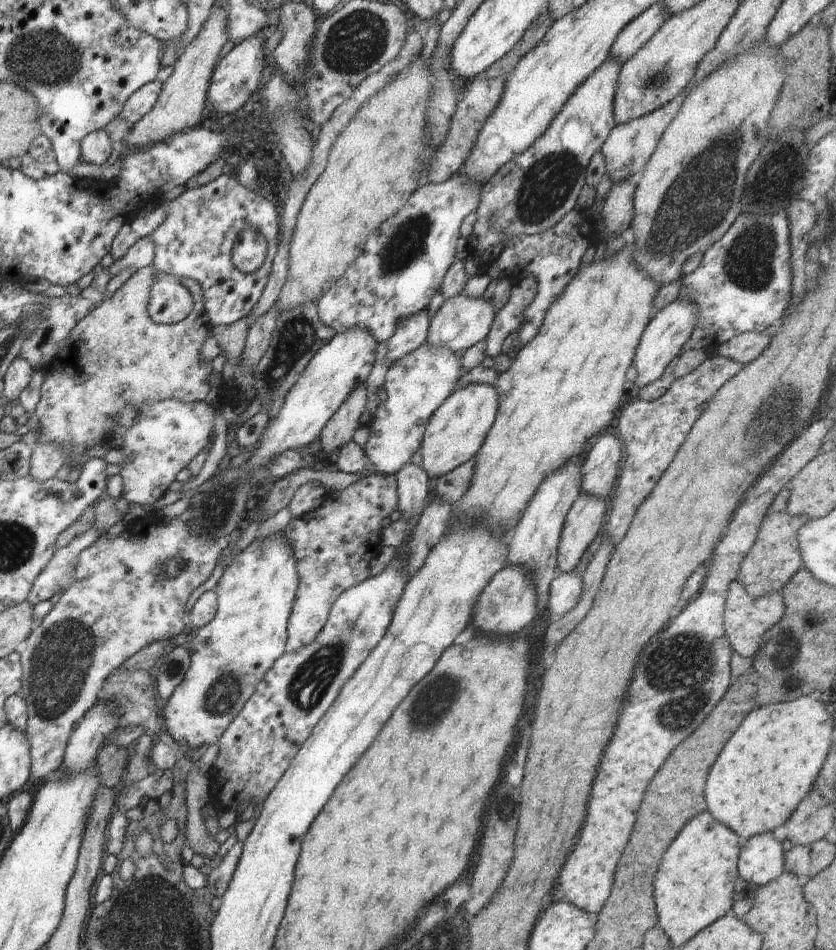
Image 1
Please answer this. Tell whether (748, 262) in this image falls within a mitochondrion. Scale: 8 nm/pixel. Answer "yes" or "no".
yes

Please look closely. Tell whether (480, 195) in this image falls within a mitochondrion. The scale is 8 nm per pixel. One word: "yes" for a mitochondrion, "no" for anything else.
no

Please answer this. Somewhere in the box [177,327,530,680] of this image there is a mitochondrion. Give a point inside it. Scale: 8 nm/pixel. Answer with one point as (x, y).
(213, 510)

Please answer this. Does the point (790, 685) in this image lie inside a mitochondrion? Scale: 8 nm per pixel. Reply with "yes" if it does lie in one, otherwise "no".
no

